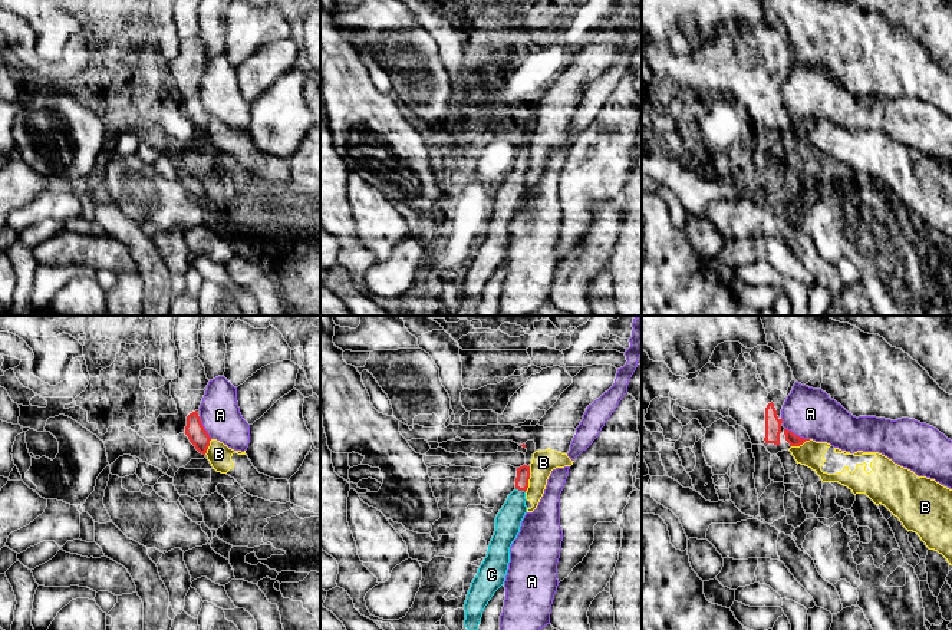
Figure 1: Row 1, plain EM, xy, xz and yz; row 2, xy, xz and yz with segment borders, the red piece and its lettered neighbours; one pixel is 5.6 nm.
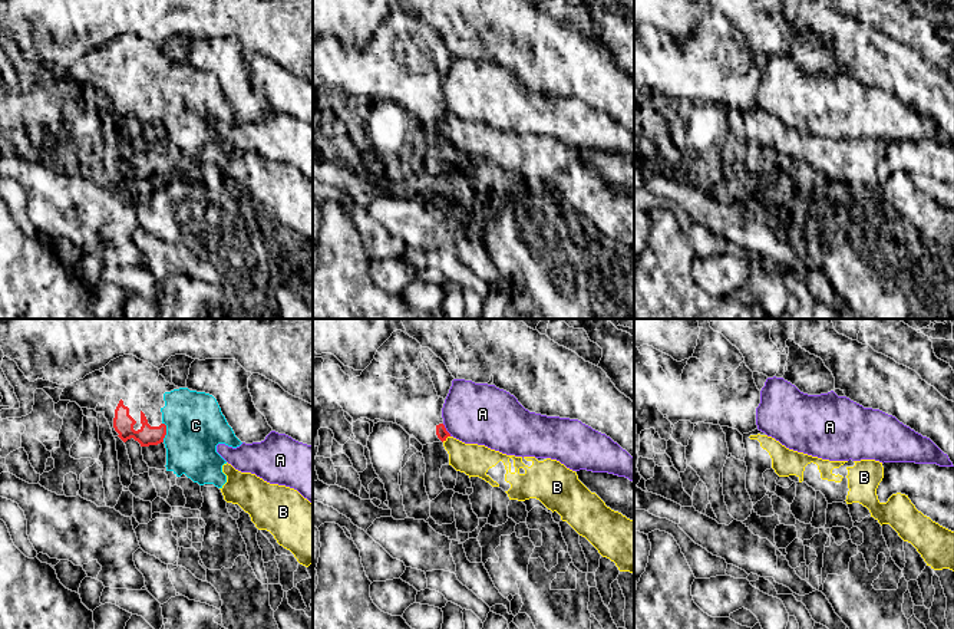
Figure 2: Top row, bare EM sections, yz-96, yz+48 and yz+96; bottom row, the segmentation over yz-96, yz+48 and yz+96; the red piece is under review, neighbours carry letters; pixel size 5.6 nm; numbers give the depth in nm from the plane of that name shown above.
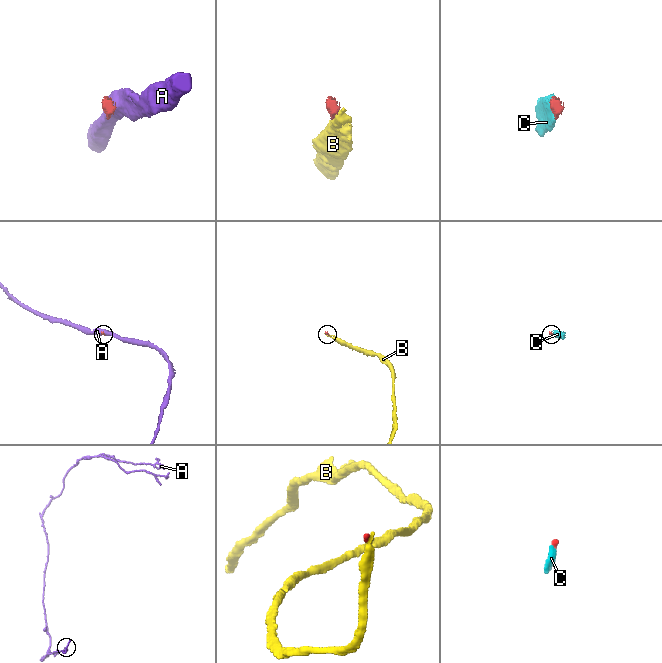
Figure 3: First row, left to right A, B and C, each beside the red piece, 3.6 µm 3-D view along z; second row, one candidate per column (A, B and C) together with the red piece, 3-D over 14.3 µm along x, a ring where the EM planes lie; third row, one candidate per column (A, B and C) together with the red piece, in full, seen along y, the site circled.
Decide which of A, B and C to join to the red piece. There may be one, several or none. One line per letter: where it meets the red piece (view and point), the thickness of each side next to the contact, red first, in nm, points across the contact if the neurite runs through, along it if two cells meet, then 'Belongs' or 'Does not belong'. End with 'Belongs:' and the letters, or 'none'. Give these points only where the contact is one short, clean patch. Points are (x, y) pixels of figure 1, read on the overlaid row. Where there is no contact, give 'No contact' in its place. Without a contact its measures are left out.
A: Touches red at yz (796, 435). Thickness 70 nm (red) against 280 nm. Boundary: yz (786, 428), (809, 439). Does not belong
B: Touches red at xz (529, 478). Thickness 80 nm (red) against 140 nm. Boundary: xz (530, 467), (529, 487), (524, 491). Does not belong
C: Touches red at xz (520, 490). Thickness 80 nm (red) against 140 nm. Path across: xz (523, 472), (520, 490), (509, 520). Belongs
Belongs: C

